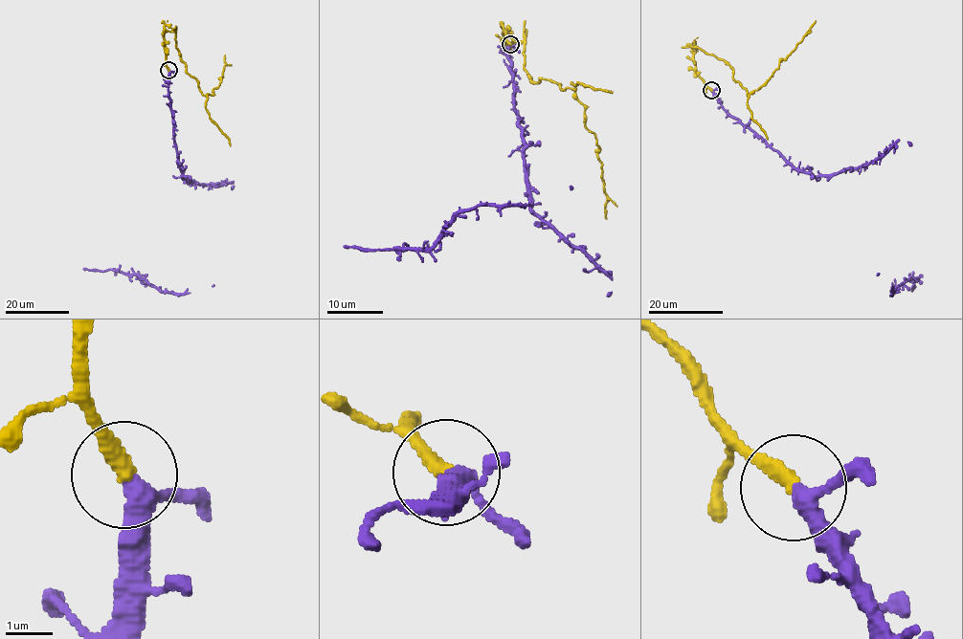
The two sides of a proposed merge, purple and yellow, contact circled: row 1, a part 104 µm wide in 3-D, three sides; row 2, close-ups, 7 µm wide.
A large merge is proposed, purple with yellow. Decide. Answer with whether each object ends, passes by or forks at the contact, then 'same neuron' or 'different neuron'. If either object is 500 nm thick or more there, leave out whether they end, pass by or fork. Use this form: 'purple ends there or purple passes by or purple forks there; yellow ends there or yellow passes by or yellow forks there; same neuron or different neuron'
purple passes by; yellow ends there; same neuron

